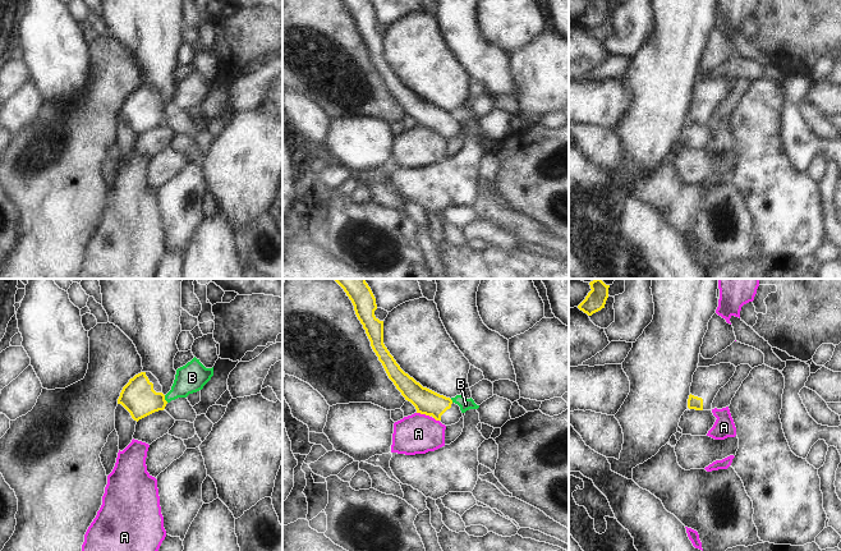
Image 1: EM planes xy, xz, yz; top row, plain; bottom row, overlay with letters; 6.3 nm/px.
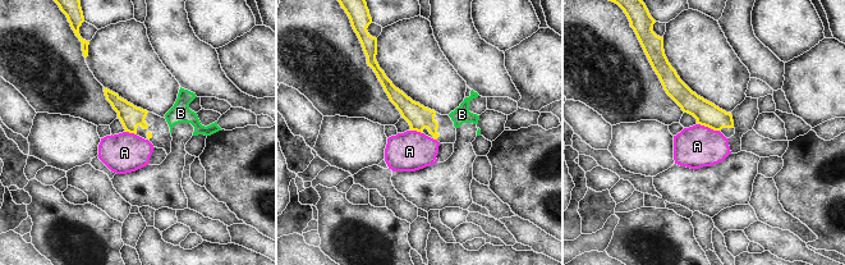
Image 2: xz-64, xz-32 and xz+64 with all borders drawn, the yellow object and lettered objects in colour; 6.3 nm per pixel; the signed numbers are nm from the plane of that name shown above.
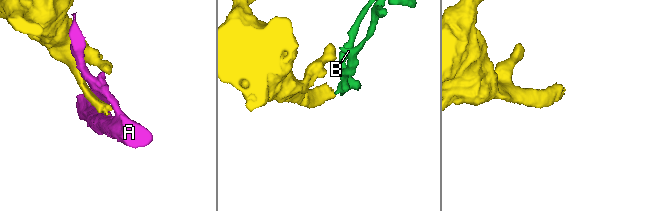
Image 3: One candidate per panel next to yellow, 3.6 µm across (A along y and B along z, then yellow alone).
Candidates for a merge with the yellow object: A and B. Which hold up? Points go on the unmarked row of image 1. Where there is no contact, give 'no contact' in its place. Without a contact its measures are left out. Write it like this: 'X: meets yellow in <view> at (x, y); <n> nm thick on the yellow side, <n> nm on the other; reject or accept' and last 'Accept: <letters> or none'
A: meets yellow in xz at (423, 127); 160 nm thick on the yellow side, 260 nm on the other; reject
B: meets yellow in xy at (164, 113); 220 nm thick on the yellow side, 180 nm on the other; reject
Accept: none

